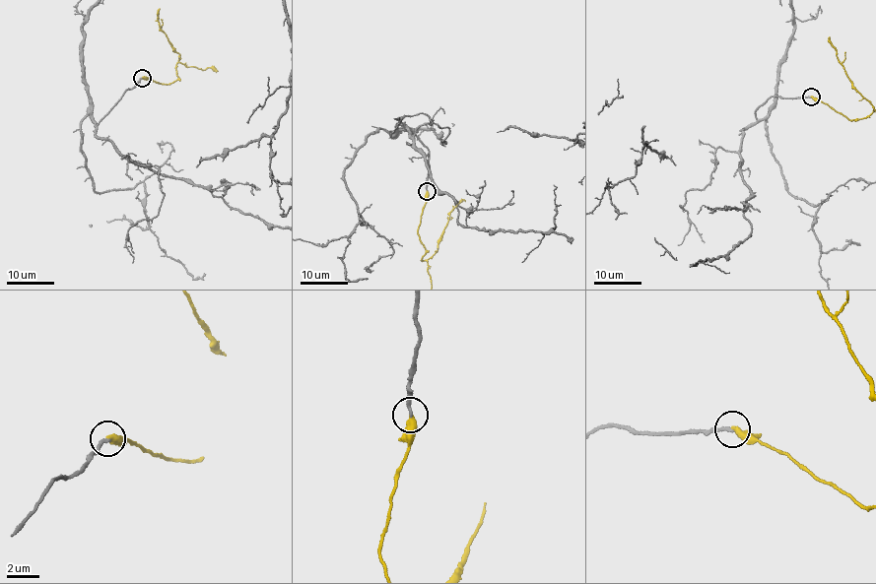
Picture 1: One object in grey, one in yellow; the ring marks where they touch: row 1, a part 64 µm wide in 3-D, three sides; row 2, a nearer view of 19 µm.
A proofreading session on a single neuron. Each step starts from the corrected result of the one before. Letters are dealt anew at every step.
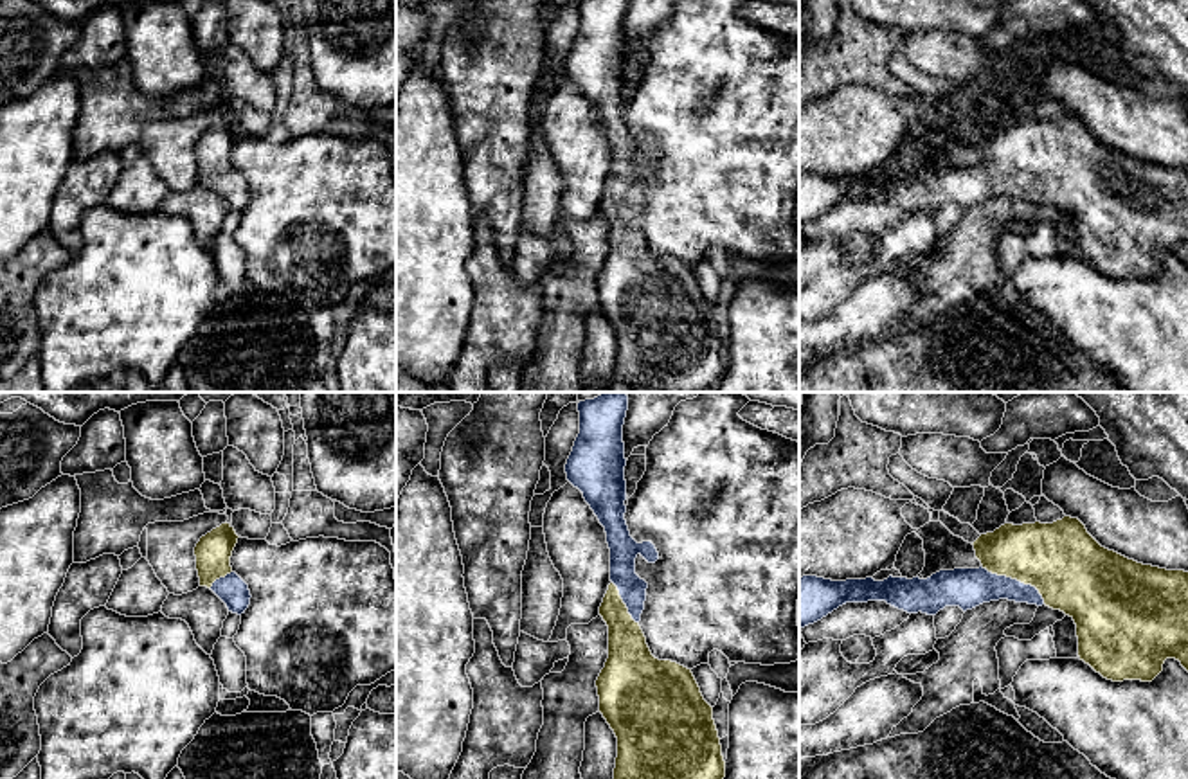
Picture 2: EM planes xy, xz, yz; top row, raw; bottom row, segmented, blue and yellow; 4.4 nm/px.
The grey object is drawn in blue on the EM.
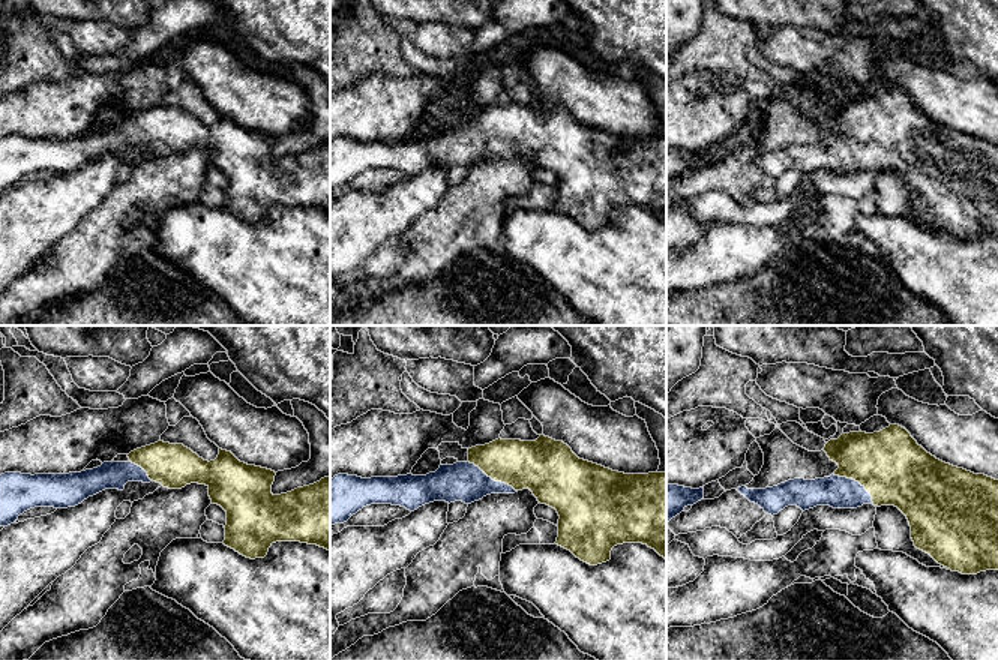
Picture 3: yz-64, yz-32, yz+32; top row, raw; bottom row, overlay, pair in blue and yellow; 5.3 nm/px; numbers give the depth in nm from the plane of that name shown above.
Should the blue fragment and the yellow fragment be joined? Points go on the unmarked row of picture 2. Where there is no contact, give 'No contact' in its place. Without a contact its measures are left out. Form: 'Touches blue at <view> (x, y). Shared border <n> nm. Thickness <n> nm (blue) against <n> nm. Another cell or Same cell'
Touches blue at yz (1016, 177). Shared border 340 nm. Thickness 180 nm (blue) against 340 nm. Same cell

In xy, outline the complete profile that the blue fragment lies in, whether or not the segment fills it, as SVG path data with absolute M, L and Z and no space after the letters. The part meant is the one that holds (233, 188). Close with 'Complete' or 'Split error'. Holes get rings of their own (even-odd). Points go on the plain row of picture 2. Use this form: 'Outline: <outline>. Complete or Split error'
Outline: M230 121L212 126L194 144L200 184L211 185L232 210L245 210L250 201L248 182L232 167L230 153L238 140Z. Split error

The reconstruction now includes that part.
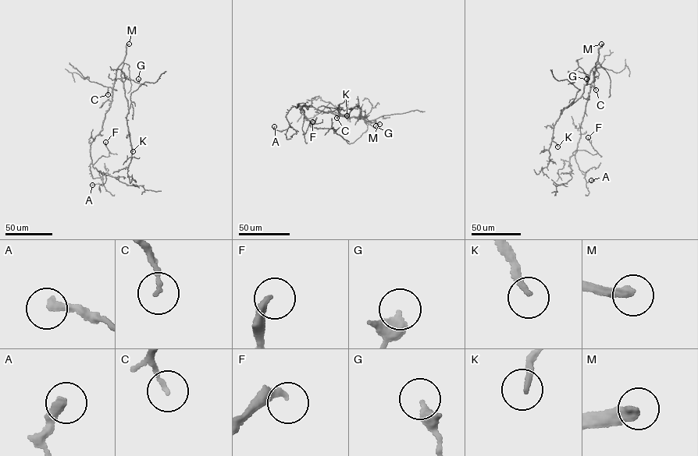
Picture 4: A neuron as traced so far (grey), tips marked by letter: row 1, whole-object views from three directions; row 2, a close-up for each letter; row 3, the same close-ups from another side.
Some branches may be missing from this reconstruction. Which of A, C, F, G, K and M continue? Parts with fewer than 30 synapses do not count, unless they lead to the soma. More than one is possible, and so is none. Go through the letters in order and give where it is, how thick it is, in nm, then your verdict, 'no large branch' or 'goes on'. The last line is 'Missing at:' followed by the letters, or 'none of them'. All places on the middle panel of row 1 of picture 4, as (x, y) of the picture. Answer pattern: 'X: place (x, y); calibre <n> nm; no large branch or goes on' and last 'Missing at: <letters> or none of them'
A: place (274, 126); calibre 320 nm; no large branch
C: place (336, 118); calibre 150 nm; no large branch
F: place (312, 121); calibre 240 nm; no large branch
G: place (375, 125); calibre 320 nm; no large branch
K: place (347, 115); calibre 190 nm; goes on
M: place (379, 124); calibre 360 nm; goes on
Missing at: K, M

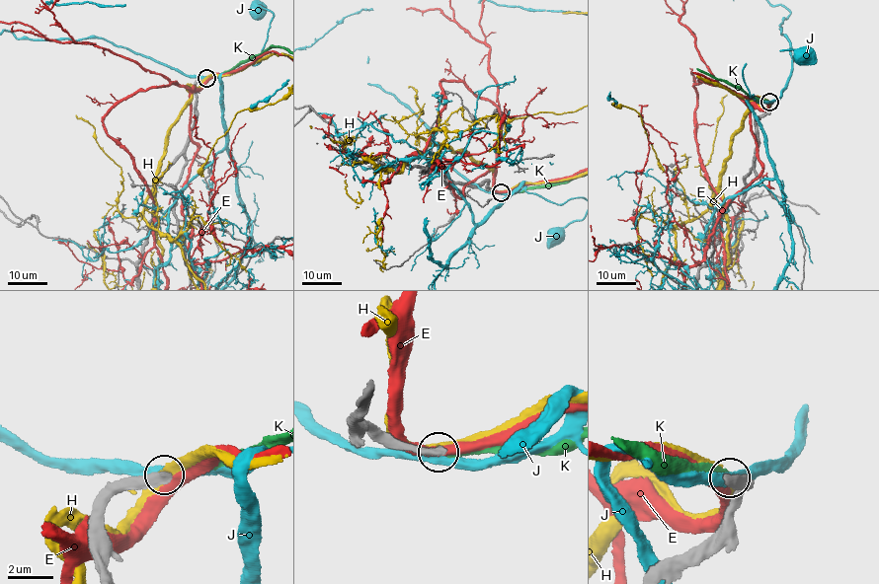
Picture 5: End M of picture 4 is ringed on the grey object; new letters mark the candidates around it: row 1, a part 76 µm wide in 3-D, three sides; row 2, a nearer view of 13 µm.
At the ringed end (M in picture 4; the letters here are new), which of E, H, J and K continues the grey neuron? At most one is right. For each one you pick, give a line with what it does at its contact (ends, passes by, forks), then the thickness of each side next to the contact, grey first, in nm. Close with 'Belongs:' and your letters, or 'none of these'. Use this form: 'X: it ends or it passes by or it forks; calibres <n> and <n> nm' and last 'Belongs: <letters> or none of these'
K: it ends; calibres 440 and 320 nm
Belongs: K

